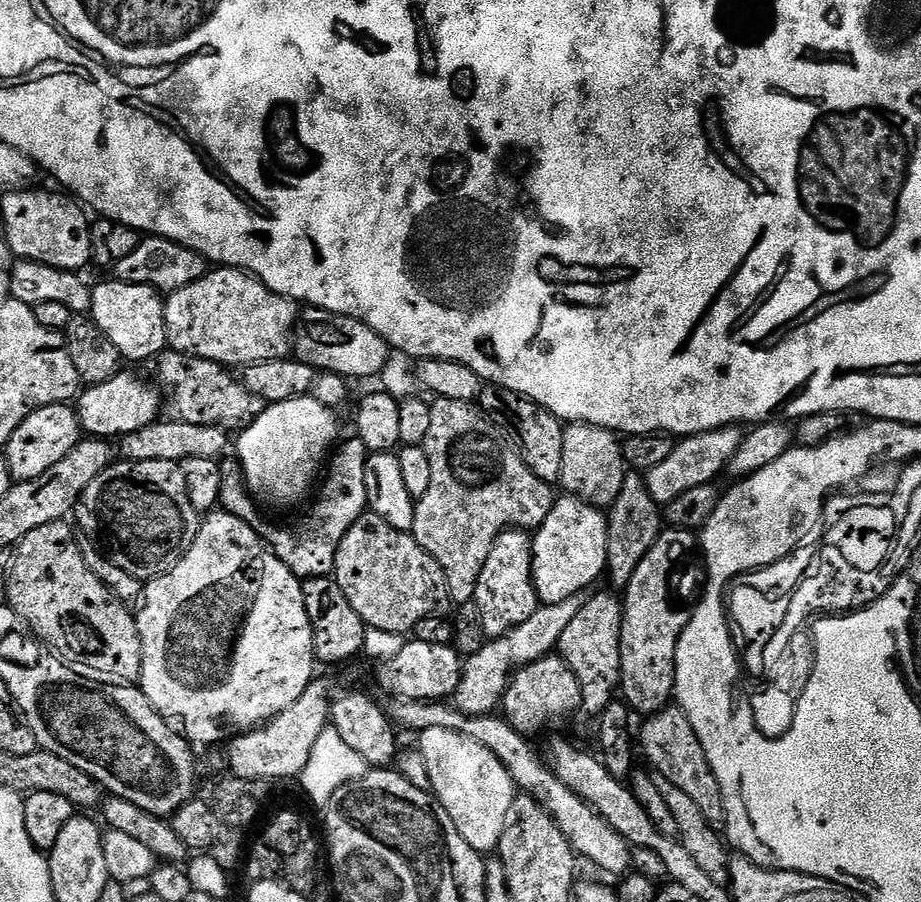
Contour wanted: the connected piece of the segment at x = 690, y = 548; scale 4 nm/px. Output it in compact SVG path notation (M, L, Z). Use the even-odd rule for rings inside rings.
M681 528L661 531L646 558L638 562L634 578L623 589L624 621L620 627L620 687L623 703L633 713L651 714L669 707L676 690L676 651L684 627L694 615L680 597L680 583L692 572L692 560L701 551L696 532Z

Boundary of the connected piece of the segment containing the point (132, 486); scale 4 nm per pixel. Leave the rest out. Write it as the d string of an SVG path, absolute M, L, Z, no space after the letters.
M124 460L123 462L113 463L112 467L108 468L102 474L98 474L98 478L94 478L94 482L90 482L90 486L86 486L86 490L80 495L80 501L76 504L74 509L74 520L78 525L80 523L79 531L85 536L89 536L93 544L133 580L137 582L147 582L158 578L162 574L166 574L173 568L178 561L184 557L190 550L190 546L194 542L194 538L200 532L200 525L202 523L201 513L194 510L194 506L190 506L190 494L186 494L186 478L182 478L182 470L177 462L162 462L155 460L154 462L134 462L133 460Z

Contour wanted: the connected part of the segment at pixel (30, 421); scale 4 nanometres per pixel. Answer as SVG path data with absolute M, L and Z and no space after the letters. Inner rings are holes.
M71 403L51 404L42 406L14 430L6 445L8 469L12 471L13 481L33 480L38 474L46 474L50 466L62 462L78 446L82 439L80 420L76 416L76 409Z

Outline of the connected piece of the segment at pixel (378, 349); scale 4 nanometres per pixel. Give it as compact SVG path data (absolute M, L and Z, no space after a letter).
M305 307L299 313L294 329L295 359L320 372L333 372L345 378L368 380L379 377L390 355L390 346L362 321L352 316L327 312L321 308Z

